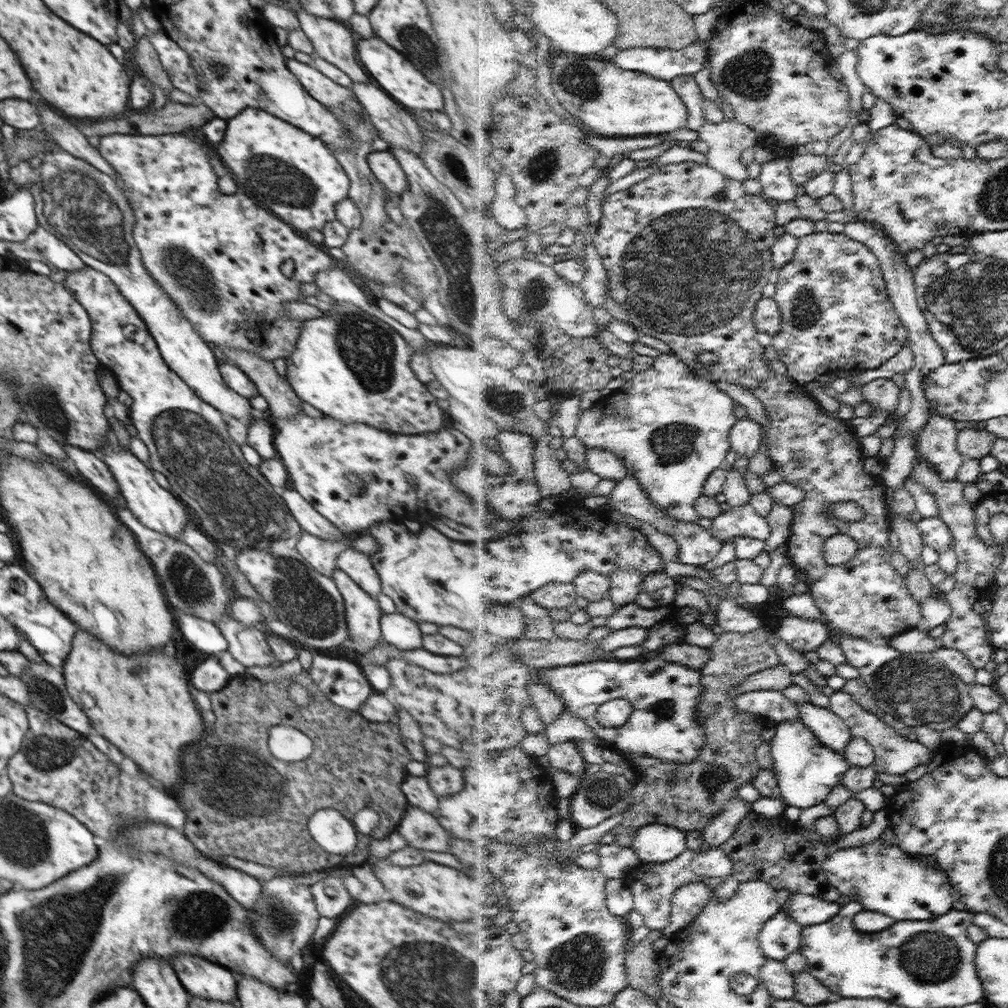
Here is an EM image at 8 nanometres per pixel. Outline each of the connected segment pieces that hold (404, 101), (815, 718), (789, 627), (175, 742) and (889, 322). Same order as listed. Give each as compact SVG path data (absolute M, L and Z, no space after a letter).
M377 37L370 39L357 39L357 59L363 66L368 76L379 88L388 92L394 100L411 112L415 111L442 111L450 109L448 98L442 98L438 86L424 78L400 52L391 48L384 40Z
M810 700L798 704L802 709L801 721L810 726L828 748L846 755L847 748L855 737L846 720L831 707L816 706Z
M788 615L777 633L800 652L819 651L830 640L830 628L822 619L805 619Z
M77 628L67 659L61 669L65 678L67 691L72 700L86 713L92 728L104 738L108 738L114 746L118 746L128 758L132 758L146 774L160 780L164 786L174 786L180 778L180 754L182 748L202 736L204 724L202 716L190 696L190 682L184 674L184 666L168 658L162 650L148 654L124 656L120 652L110 650L96 636Z
M827 231L802 237L796 256L779 270L775 298L781 305L785 323L772 344L787 365L787 377L798 384L814 382L818 376L832 372L844 370L846 374L858 375L879 369L909 342L909 328L889 293L880 257L870 245L846 232Z

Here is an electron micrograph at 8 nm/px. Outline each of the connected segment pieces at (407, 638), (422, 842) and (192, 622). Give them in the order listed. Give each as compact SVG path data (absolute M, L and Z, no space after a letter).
M398 612L383 614L380 622L381 637L399 650L422 648L422 632L417 621Z
M416 806L406 808L396 830L415 849L447 853L451 849L450 833L442 828L437 817Z
M181 611L177 612L180 612L180 616L178 616L180 632L198 650L202 650L206 654L214 654L215 657L222 651L227 650L228 643L224 636L222 636L222 632L218 630L216 624Z

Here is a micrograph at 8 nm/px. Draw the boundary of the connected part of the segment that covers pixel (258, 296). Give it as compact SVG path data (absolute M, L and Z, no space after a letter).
M167 133L157 136L150 135L110 135L100 137L98 153L106 159L106 163L115 169L117 182L122 184L121 191L126 197L132 209L135 223L133 226L133 239L137 249L141 252L141 261L145 265L149 275L170 295L170 299L181 310L181 313L190 321L190 324L198 331L198 334L206 342L214 342L220 348L232 350L247 350L257 354L264 360L276 360L276 358L288 358L294 352L298 335L303 327L303 320L292 319L284 311L284 302L304 301L304 294L299 291L301 282L315 282L317 272L325 268L333 268L334 260L323 247L310 241L288 223L274 216L270 211L259 206L253 197L249 197L243 190L227 187L217 174L214 173L210 164L210 157L201 144L192 140L184 133Z

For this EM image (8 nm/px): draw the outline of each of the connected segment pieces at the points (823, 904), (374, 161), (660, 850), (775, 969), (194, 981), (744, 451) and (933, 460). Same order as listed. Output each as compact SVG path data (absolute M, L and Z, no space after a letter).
M795 892L785 910L802 926L822 924L832 920L841 913L843 904L829 901L818 895Z
M372 152L368 164L380 184L390 193L400 195L407 189L407 176L390 152Z
M669 824L646 825L633 847L642 861L669 863L689 850L689 833Z
M769 958L758 980L761 987L770 989L776 999L797 999L797 981L795 973L790 973L785 961Z
M174 956L172 966L174 966L176 976L180 978L182 986L184 986L190 994L200 996L200 998L208 998L208 1000L237 1003L238 978L222 965L218 966L218 964L214 964L214 962L202 960L202 956Z
M748 416L744 417L733 428L731 440L733 450L740 457L745 456L751 462L760 450L763 441L763 426Z
M930 406L928 422L917 437L919 458L950 484L956 480L963 463L963 455L957 449L958 431L954 420L935 412Z

